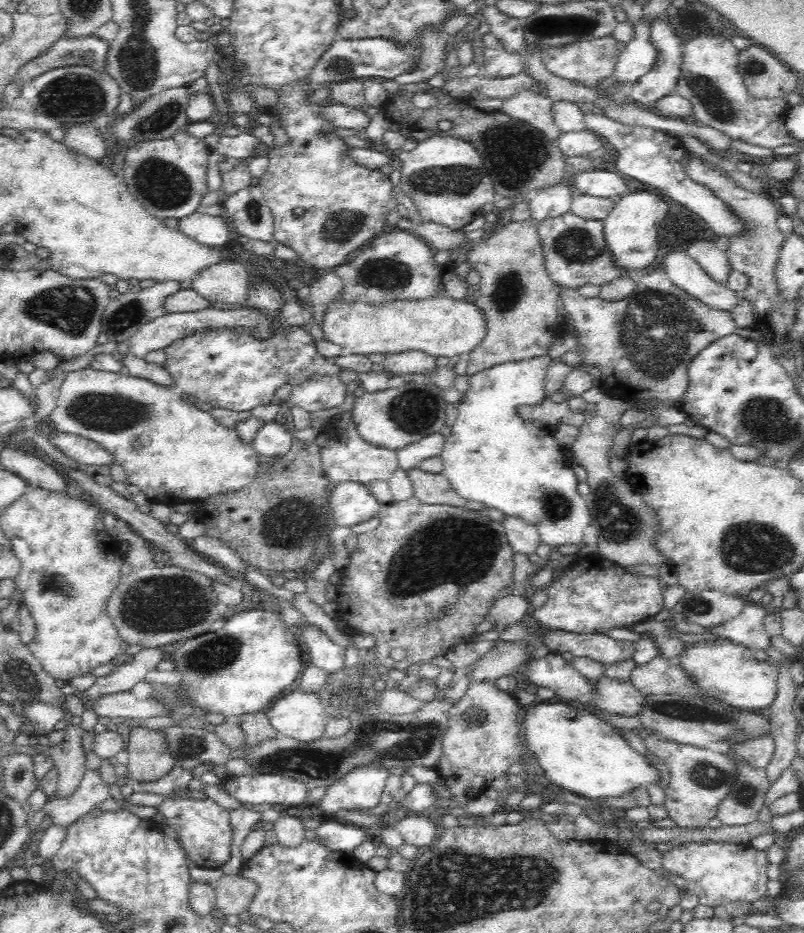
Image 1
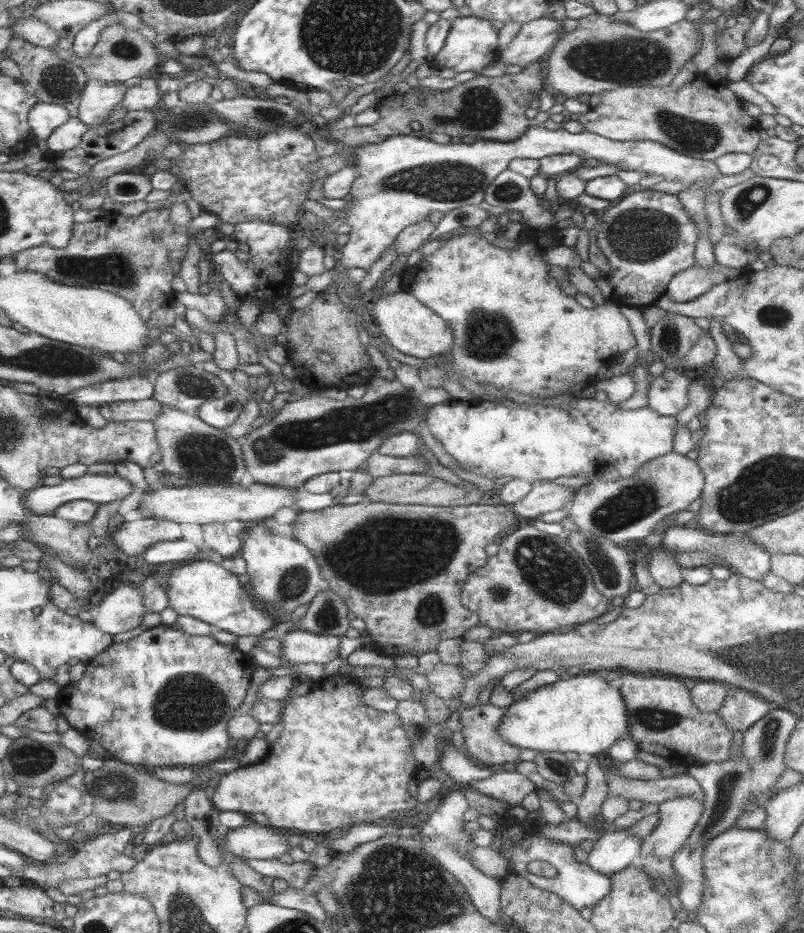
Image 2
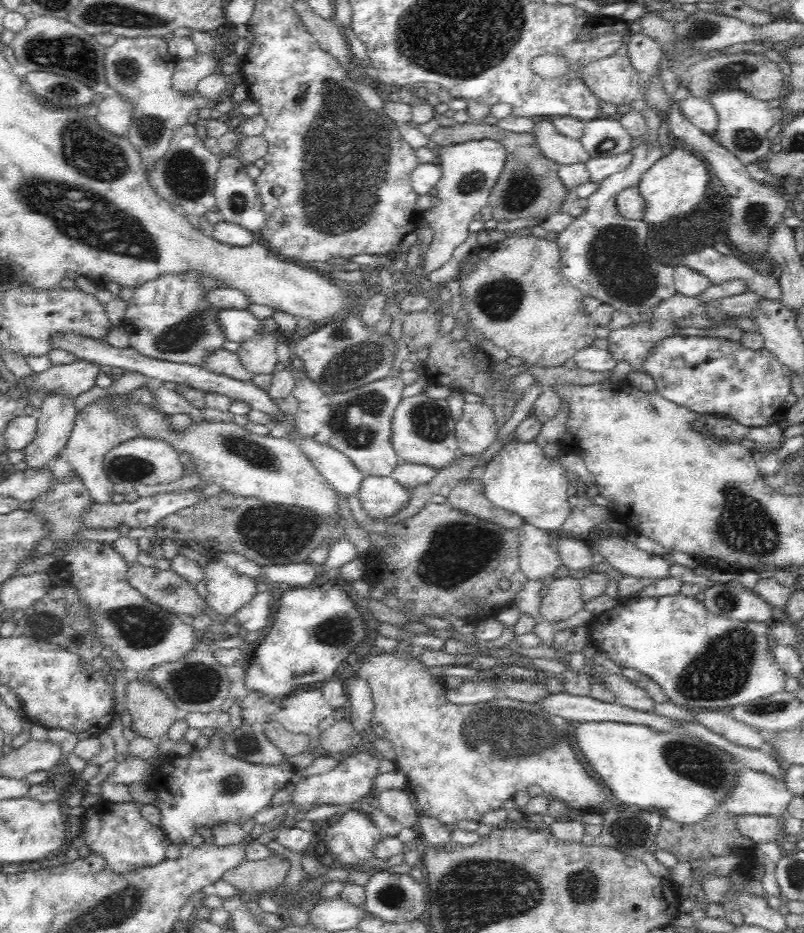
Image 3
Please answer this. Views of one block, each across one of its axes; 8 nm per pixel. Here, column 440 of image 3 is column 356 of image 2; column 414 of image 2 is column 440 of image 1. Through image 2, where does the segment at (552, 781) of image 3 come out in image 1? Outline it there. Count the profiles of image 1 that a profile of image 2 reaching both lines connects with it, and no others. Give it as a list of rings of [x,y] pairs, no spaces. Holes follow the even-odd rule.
[[[472,682],[468,692],[464,694],[464,698],[454,704],[454,708],[450,710],[450,718],[448,718],[448,730],[444,734],[444,756],[438,760],[436,770],[440,774],[440,782],[446,784],[446,788],[452,794],[452,800],[444,800],[438,798],[434,802],[434,810],[452,810],[452,808],[468,808],[468,802],[476,800],[486,788],[490,788],[490,784],[496,778],[504,778],[508,768],[516,762],[522,762],[522,752],[524,752],[524,740],[520,736],[522,724],[520,724],[520,712],[522,706],[518,706],[516,698],[504,690],[498,690],[498,686],[494,682]]]

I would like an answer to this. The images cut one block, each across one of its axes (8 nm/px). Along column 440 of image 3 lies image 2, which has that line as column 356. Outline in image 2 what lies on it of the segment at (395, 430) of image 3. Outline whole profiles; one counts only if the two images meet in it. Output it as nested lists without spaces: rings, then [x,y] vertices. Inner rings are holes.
[[[375,376],[365,388],[361,398],[347,398],[343,402],[329,400],[323,396],[323,390],[317,390],[307,398],[301,396],[285,404],[267,424],[249,430],[241,440],[241,456],[253,484],[297,490],[319,474],[355,472],[377,452],[377,446],[387,436],[425,426],[429,408],[417,400],[421,388],[405,388],[397,380],[387,382]]]

